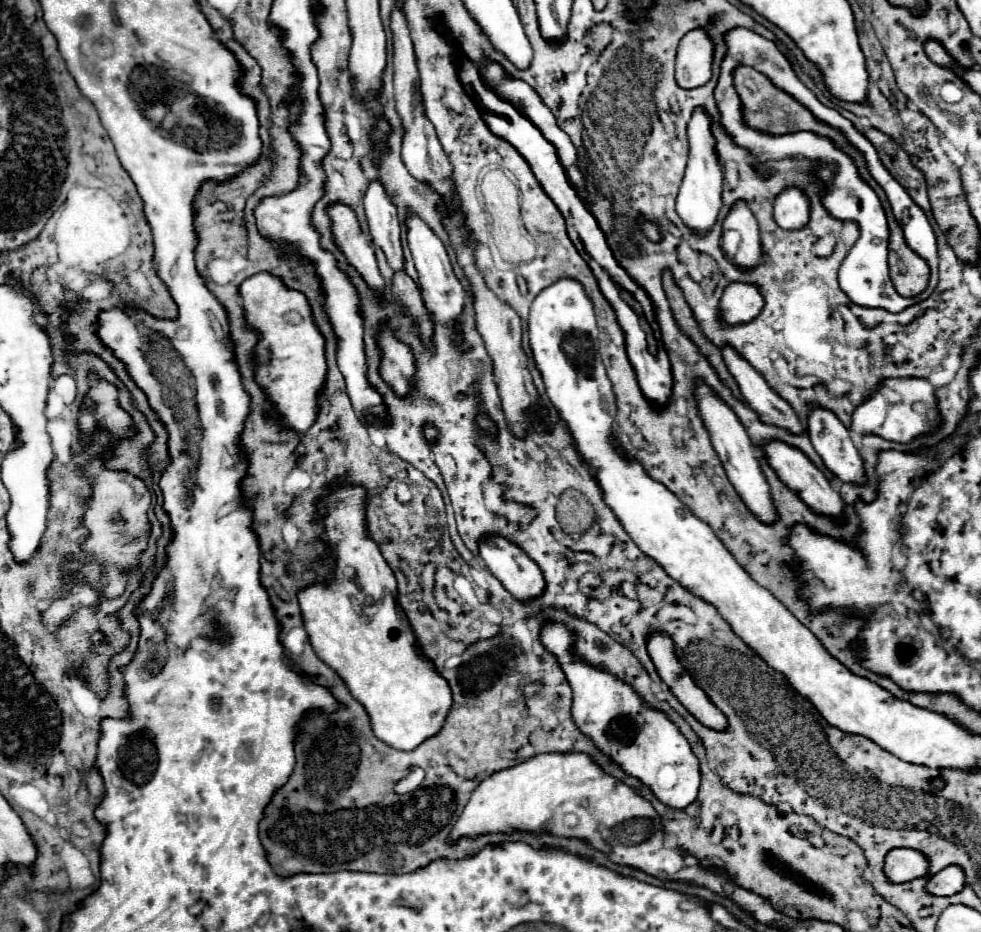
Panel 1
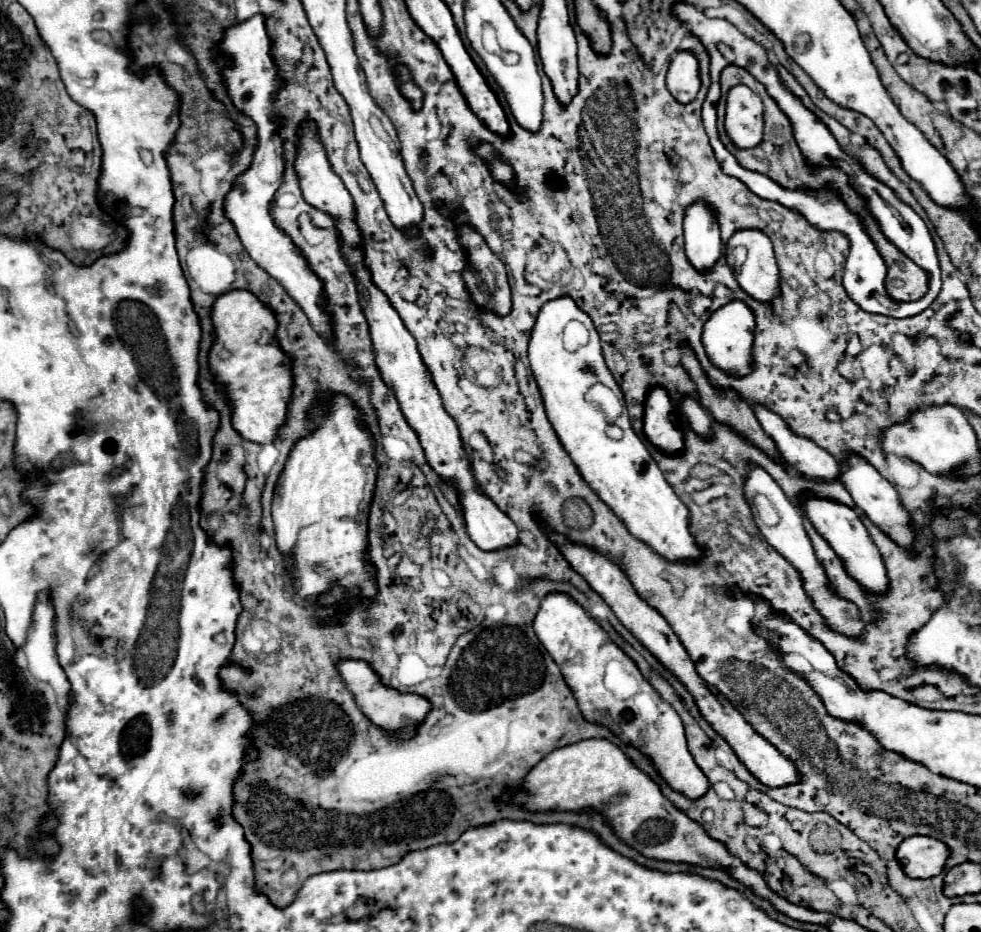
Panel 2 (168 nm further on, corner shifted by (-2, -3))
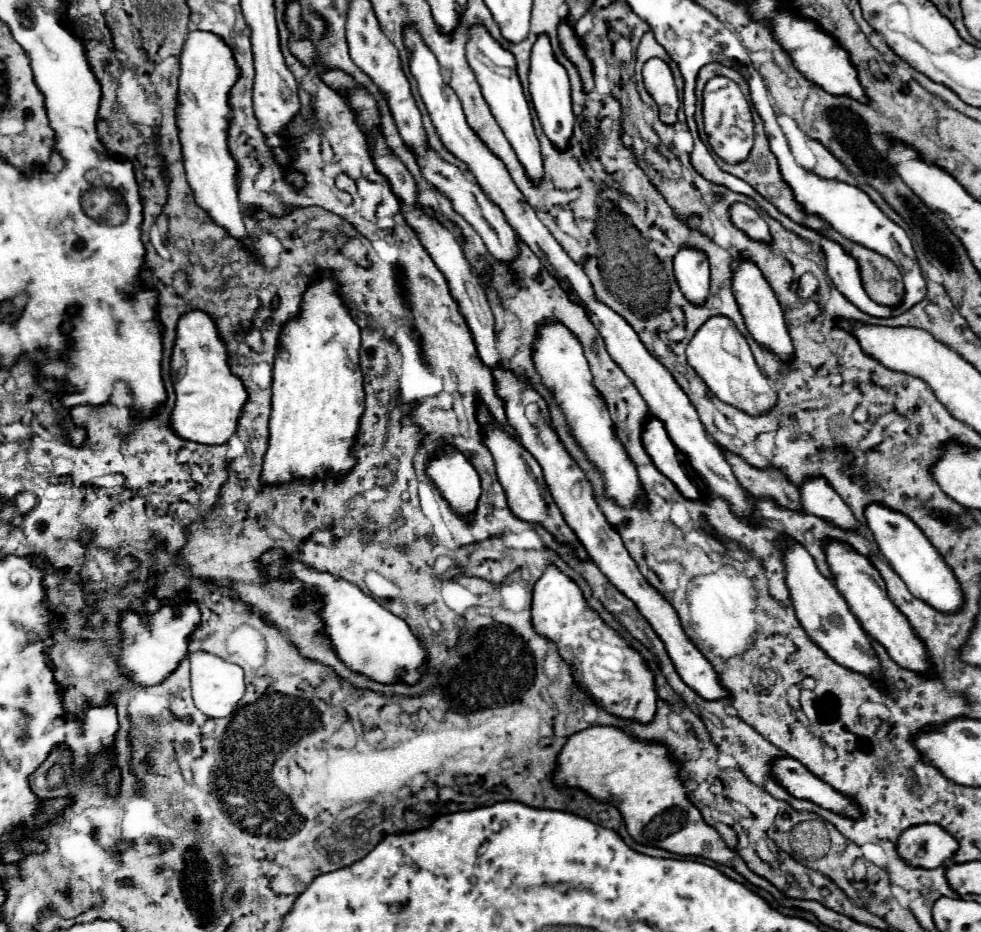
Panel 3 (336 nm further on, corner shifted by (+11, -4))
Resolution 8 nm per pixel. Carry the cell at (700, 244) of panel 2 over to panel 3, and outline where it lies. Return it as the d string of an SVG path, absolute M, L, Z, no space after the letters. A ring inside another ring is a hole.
M682 248L674 258L674 276L688 302L696 306L702 306L706 302L710 268L702 252Z

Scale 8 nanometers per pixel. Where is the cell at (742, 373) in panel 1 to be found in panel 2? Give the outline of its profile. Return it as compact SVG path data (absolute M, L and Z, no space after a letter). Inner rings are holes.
M753 405L753 413L759 419L763 431L773 437L779 453L789 465L793 465L807 477L821 481L839 477L839 465L835 457L807 437L797 437L797 433L793 433L789 425L785 425L783 417L777 417L777 413L765 409L765 405Z

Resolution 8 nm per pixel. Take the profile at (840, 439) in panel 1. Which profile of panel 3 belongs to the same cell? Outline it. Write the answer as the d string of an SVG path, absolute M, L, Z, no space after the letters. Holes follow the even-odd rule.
M878 502L870 504L864 514L880 546L882 556L892 566L892 570L906 582L908 590L922 602L928 602L928 606L932 606L934 610L940 610L942 614L956 614L956 610L964 606L962 586L956 574L952 572L952 568L944 562L940 552L930 544L930 540L922 534L922 530L908 516L900 512L892 512L880 506Z

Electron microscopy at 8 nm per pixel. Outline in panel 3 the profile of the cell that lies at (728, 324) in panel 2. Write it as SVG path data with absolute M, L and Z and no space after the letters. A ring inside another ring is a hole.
M714 316L696 332L686 350L690 366L708 384L708 388L726 404L744 410L750 416L762 416L776 406L776 390L770 380L758 370L746 338L736 330L734 322L724 316Z

